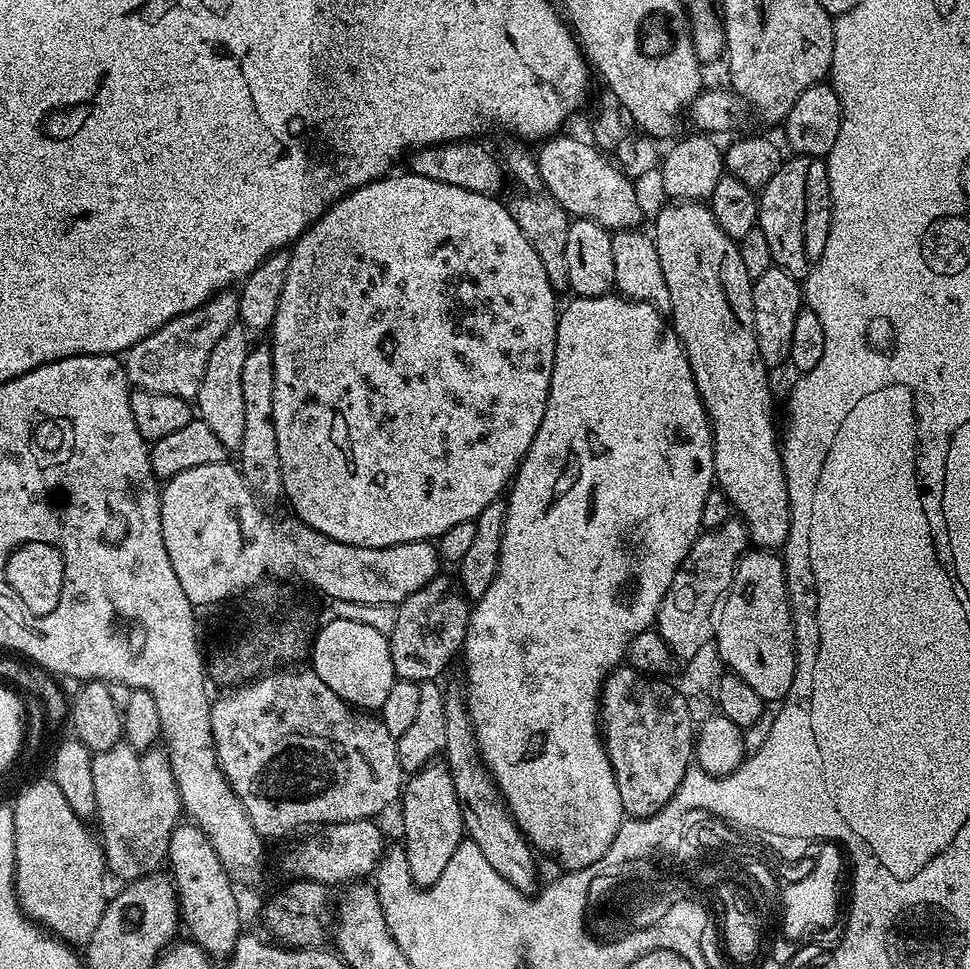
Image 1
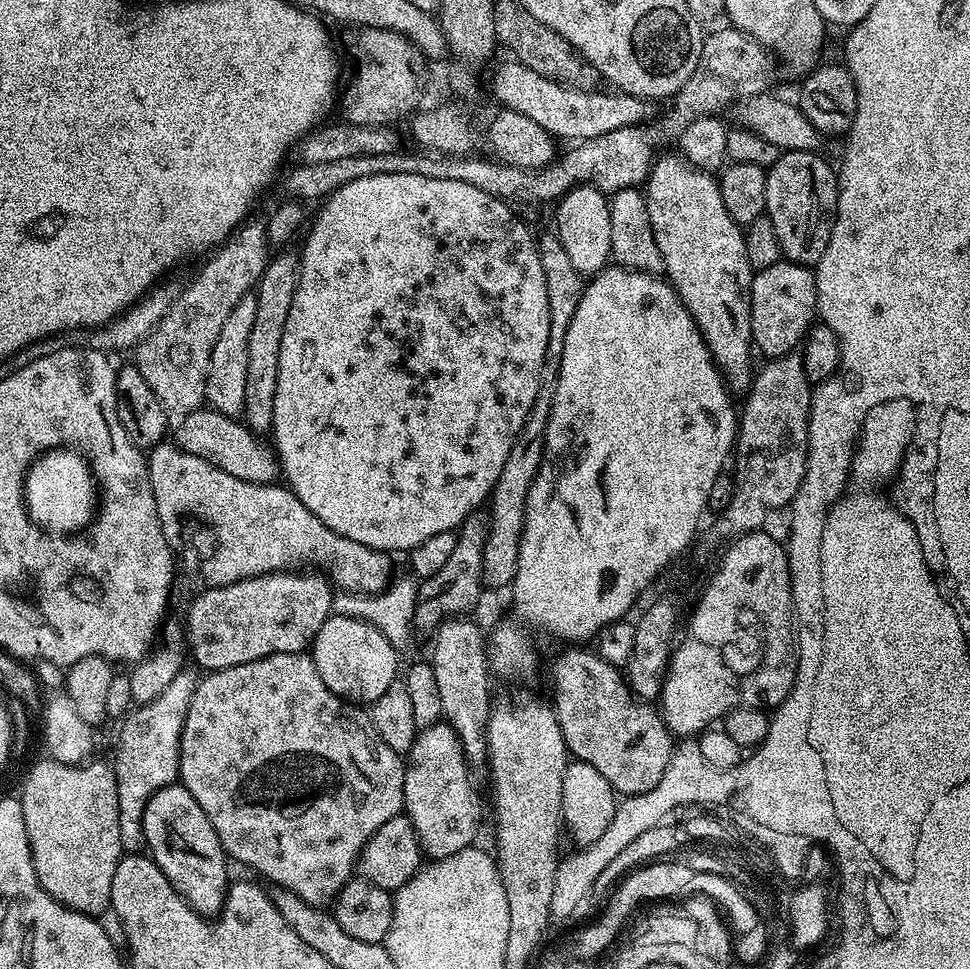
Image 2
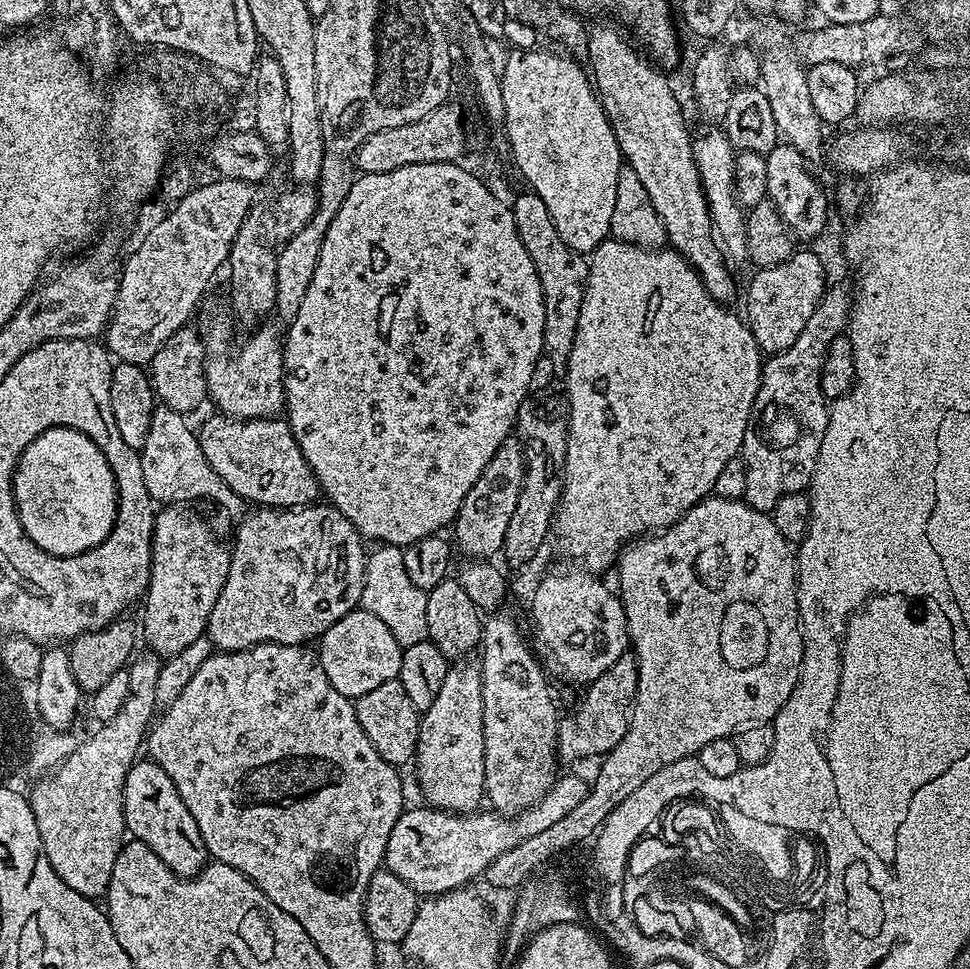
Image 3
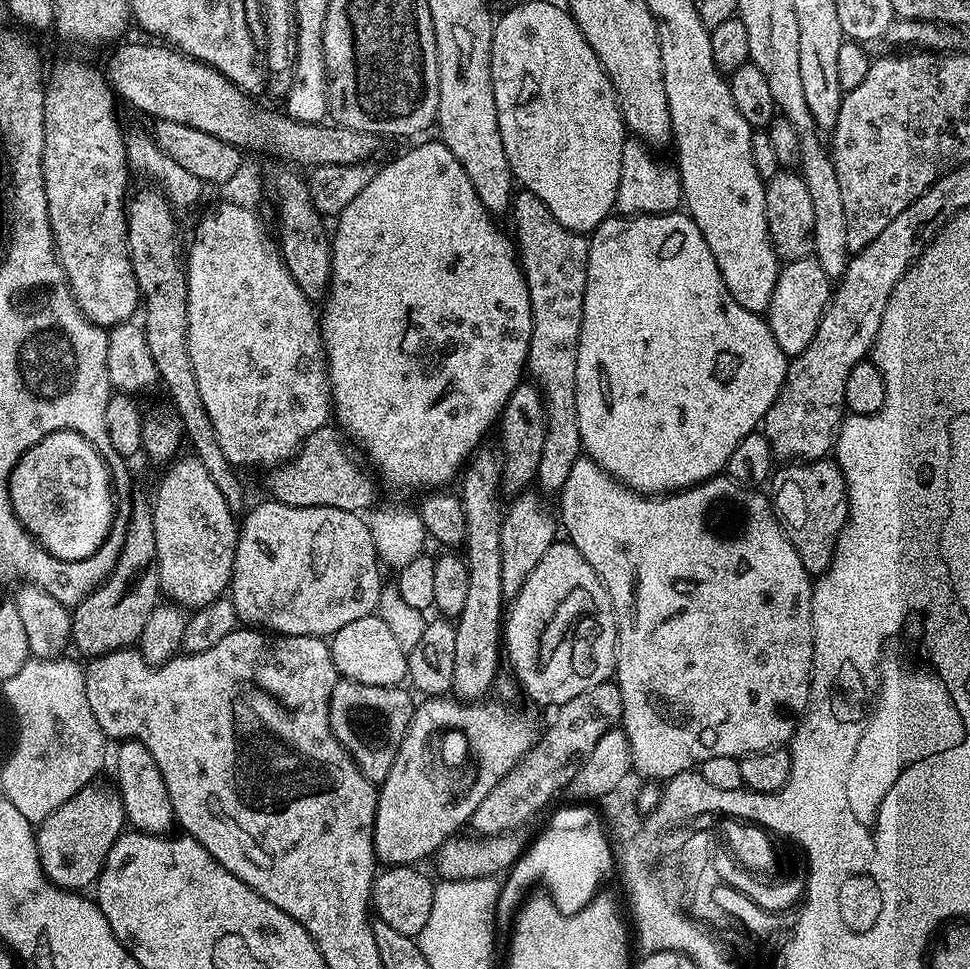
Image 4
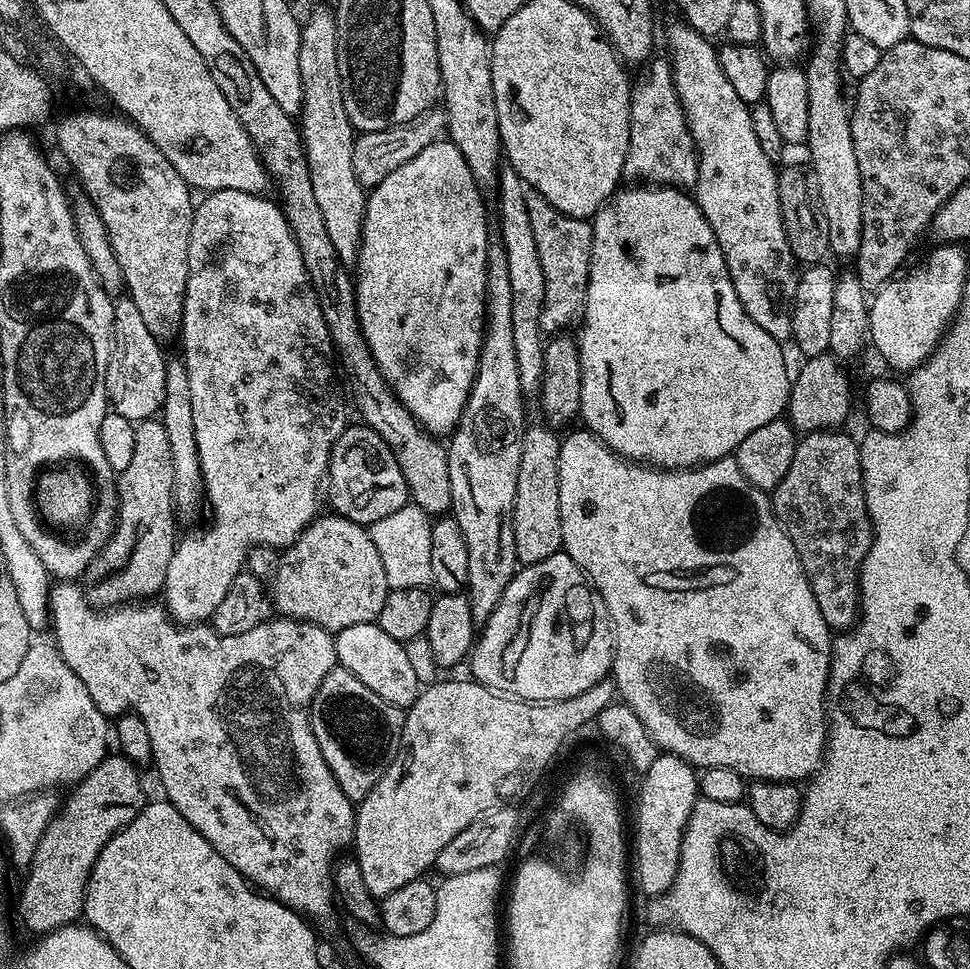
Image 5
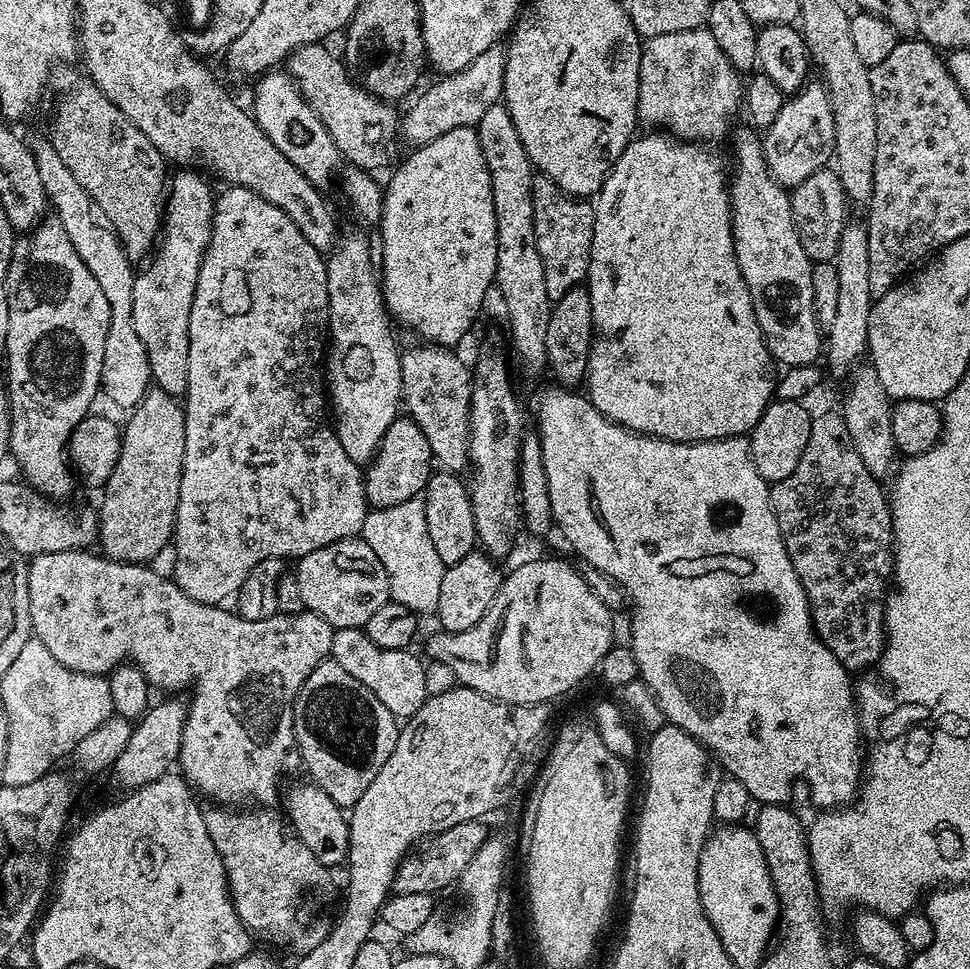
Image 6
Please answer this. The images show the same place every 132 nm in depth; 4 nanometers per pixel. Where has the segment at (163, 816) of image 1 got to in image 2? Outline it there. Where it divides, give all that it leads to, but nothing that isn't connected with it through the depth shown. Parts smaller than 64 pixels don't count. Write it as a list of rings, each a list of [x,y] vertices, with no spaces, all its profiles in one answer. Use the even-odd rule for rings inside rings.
[[[184,667],[174,678],[174,682],[170,682],[170,686],[166,686],[166,690],[162,694],[158,694],[158,698],[154,702],[139,705],[132,710],[136,712],[129,711],[127,713],[129,716],[125,718],[124,725],[120,728],[120,741],[116,744],[116,760],[111,761],[111,766],[116,772],[120,846],[125,853],[136,854],[145,847],[142,818],[146,810],[146,802],[150,802],[153,794],[162,790],[167,784],[177,783],[180,775],[180,739],[186,722],[186,714],[190,714],[190,702],[194,698],[194,690],[198,683],[198,675],[196,676],[195,671],[197,672],[195,667]]]

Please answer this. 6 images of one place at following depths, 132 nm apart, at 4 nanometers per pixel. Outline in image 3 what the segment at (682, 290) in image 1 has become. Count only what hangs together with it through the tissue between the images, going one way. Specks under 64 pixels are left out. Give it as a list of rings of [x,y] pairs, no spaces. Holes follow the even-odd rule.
[[[612,24],[588,28],[586,64],[596,95],[612,123],[623,163],[638,174],[646,194],[650,194],[650,202],[654,202],[654,210],[662,218],[668,244],[687,258],[715,300],[732,302],[728,300],[736,296],[736,280],[712,230],[706,194],[692,153],[693,133],[688,133],[680,100],[664,77],[667,75],[647,55],[639,56],[637,45],[629,40]]]

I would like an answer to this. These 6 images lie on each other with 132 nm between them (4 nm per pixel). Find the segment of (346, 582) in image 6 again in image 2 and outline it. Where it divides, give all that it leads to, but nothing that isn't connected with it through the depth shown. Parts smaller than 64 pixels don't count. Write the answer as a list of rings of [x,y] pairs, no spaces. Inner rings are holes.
[[[293,570],[291,572],[271,572],[265,576],[251,576],[230,586],[203,589],[192,600],[188,608],[186,623],[186,644],[195,663],[208,672],[220,672],[223,668],[238,666],[246,662],[261,660],[274,654],[304,652],[311,649],[312,640],[322,630],[322,622],[333,615],[333,585],[327,575],[312,570]]]

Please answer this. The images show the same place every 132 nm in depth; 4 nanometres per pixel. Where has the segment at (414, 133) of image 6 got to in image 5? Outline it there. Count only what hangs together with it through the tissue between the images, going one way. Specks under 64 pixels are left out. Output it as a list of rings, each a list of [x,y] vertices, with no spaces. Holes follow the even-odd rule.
[[[433,106],[410,124],[395,124],[386,130],[361,132],[354,142],[354,174],[365,190],[371,190],[386,178],[386,174],[394,174],[398,166],[406,166],[410,158],[422,154],[426,146],[436,143],[445,135],[448,127],[448,114],[443,107]]]

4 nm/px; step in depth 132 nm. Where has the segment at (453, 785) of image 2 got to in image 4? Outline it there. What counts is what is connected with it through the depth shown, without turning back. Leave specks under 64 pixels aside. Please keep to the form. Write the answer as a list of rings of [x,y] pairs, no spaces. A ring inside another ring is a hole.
[[[480,450],[469,459],[462,475],[459,477],[458,495],[466,514],[466,538],[462,545],[466,557],[470,586],[466,593],[466,606],[462,606],[462,614],[455,617],[456,633],[454,634],[454,680],[451,695],[461,702],[480,702],[489,691],[493,691],[498,679],[496,670],[502,660],[502,619],[506,612],[505,599],[502,594],[502,522],[504,512],[496,492],[500,488],[501,457],[495,451]]]

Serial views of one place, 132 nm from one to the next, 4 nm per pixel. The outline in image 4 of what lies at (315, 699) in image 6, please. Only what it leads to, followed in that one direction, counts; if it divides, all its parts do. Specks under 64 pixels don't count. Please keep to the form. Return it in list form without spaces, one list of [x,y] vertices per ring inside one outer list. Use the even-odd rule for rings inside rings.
[[[343,678],[337,679],[330,694],[330,730],[336,741],[352,755],[352,761],[371,784],[383,784],[390,774],[390,766],[394,766],[394,758],[412,721],[414,699],[411,695],[413,693],[404,686],[366,686],[362,682]]]

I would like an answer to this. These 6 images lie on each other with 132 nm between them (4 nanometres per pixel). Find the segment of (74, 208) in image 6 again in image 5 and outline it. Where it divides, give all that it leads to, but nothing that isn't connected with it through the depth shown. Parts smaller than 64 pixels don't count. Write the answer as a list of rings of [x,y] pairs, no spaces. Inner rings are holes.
[[[128,296],[119,297],[115,301],[111,352],[106,368],[106,392],[111,411],[130,418],[135,424],[153,419],[165,402],[165,366],[168,360],[159,345],[159,339],[148,330],[133,300]]]

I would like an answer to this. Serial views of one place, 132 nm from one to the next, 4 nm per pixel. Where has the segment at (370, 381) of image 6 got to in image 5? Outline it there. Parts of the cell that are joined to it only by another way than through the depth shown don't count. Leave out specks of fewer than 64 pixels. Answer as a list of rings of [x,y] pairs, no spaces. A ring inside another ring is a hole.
[[[331,7],[316,8],[309,14],[308,21],[303,21],[298,46],[298,70],[302,74],[298,127],[308,163],[310,186],[314,186],[314,199],[318,201],[318,210],[322,210],[330,243],[341,264],[352,266],[360,249],[366,190],[354,174],[357,133],[346,114],[346,102],[342,102],[342,78],[338,74],[338,30],[336,13]]]

